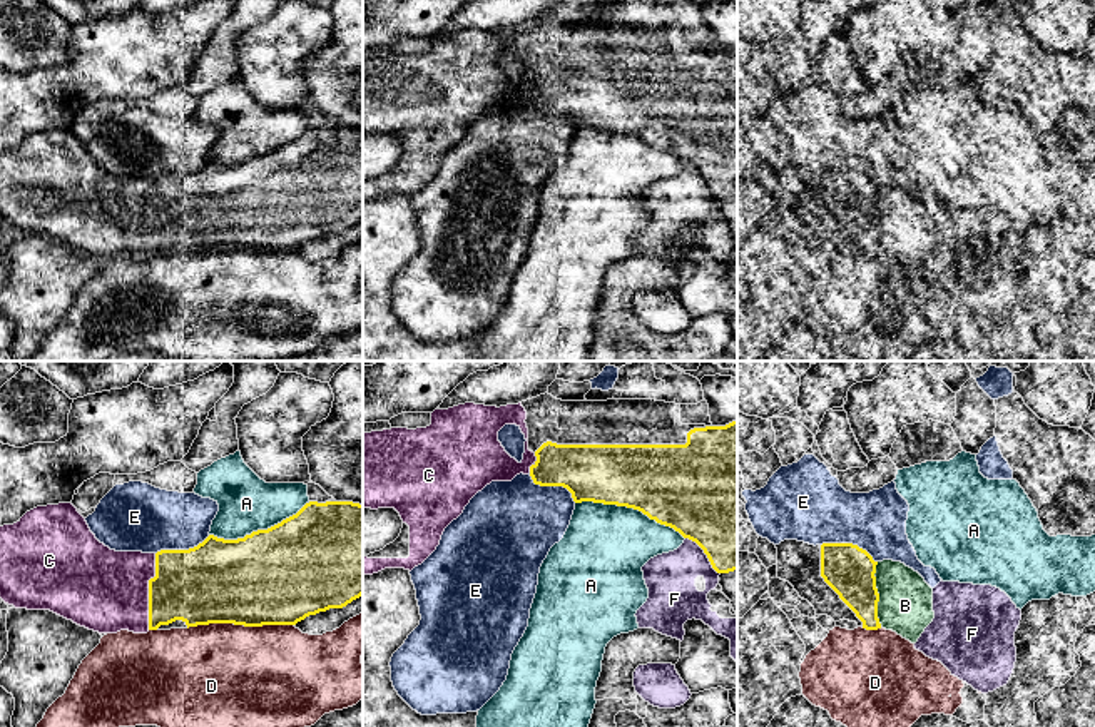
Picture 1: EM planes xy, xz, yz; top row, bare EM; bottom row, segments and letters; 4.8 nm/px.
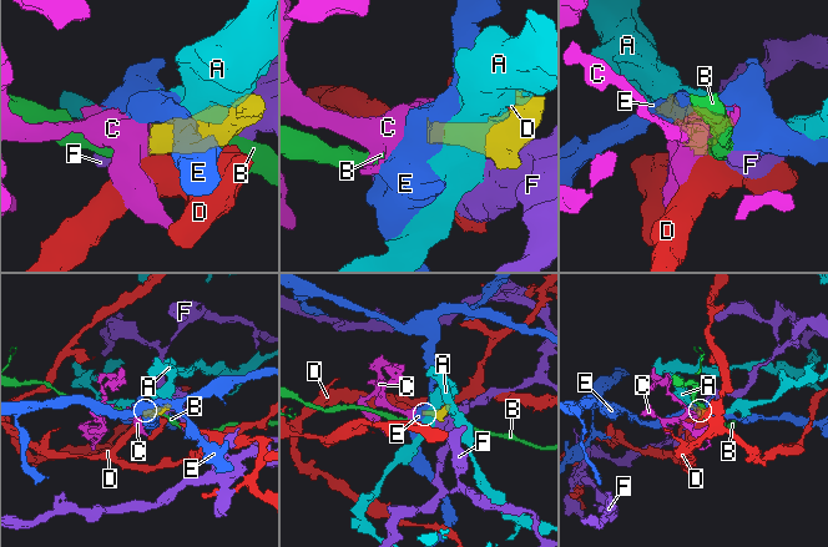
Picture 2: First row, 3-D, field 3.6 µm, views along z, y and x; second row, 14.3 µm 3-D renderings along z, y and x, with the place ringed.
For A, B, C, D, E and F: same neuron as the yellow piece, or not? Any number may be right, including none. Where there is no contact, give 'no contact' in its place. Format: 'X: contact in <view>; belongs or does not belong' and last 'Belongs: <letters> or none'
A: contact in xz; does not belong
B: contact in yz; does not belong
C: contact in xy; belongs
D: contact in xy; does not belong
E: contact in yz; does not belong
F: contact in xz; does not belong
Belongs: C

